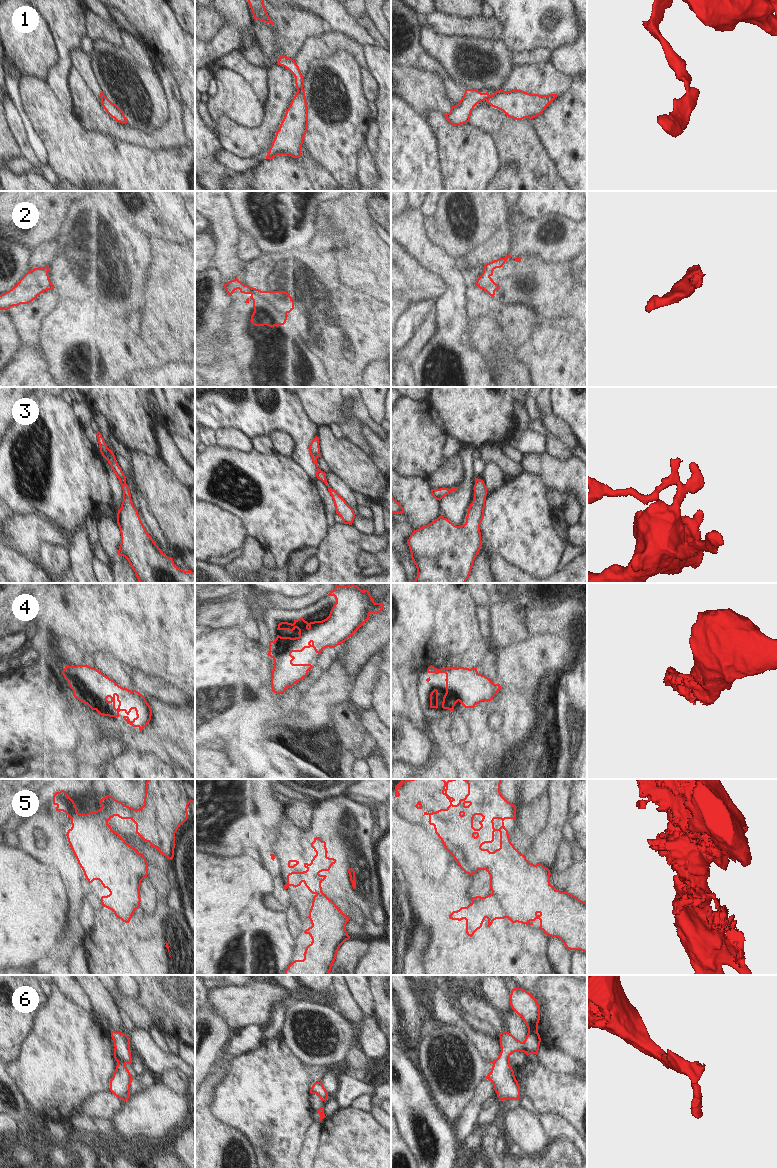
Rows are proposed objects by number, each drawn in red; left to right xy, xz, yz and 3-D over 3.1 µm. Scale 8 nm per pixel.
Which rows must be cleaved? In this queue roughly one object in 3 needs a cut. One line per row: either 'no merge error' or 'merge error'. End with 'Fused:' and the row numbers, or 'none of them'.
1: merge error
2: no merge error
3: no merge error
4: no merge error
5: merge error
6: no merge error
Fused: 1, 5

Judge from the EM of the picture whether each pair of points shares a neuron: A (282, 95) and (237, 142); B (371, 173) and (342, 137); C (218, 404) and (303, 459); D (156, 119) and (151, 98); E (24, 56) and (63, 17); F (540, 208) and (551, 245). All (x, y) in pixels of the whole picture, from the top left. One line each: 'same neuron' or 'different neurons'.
A: same neuron
B: different neurons
C: same neuron
D: same neuron
E: different neurons
F: different neurons

